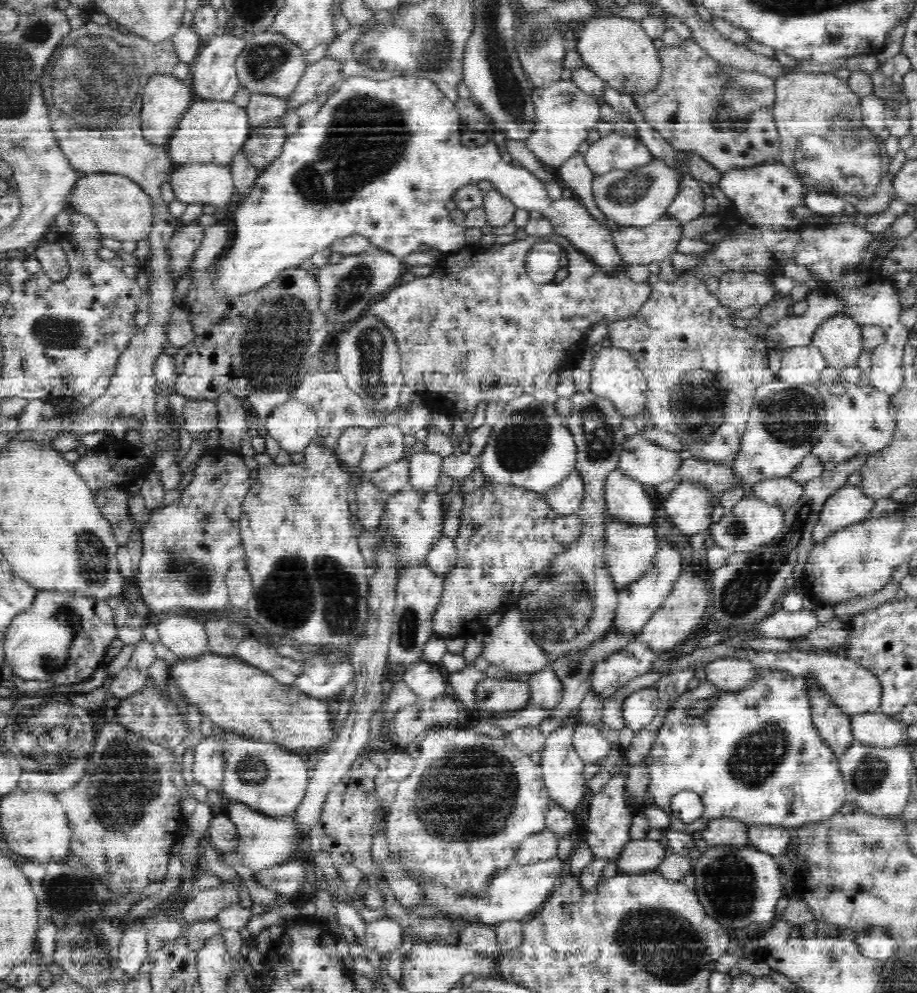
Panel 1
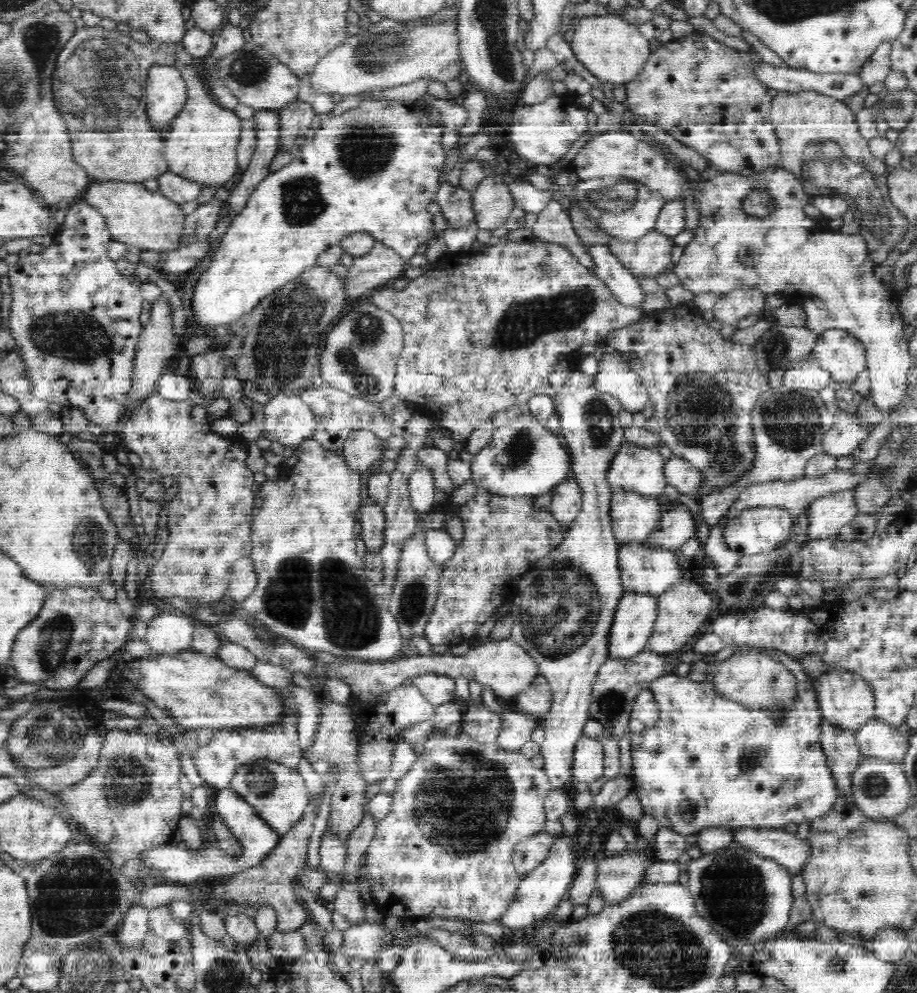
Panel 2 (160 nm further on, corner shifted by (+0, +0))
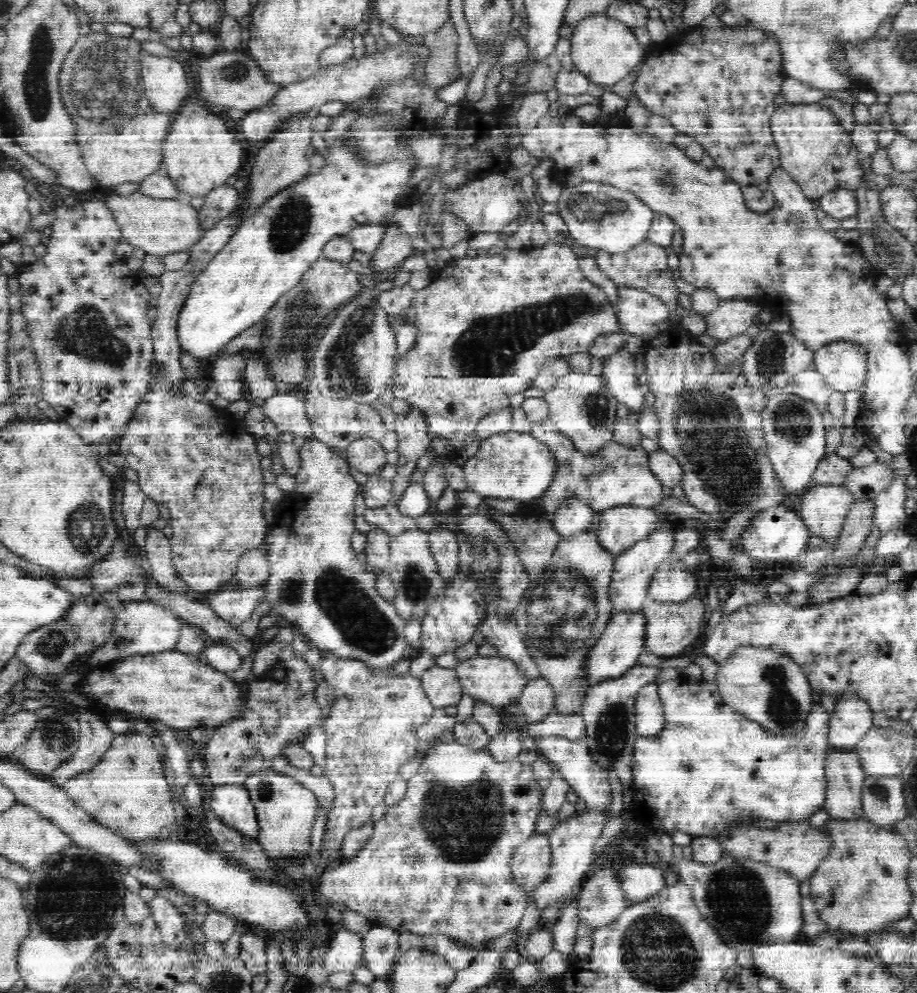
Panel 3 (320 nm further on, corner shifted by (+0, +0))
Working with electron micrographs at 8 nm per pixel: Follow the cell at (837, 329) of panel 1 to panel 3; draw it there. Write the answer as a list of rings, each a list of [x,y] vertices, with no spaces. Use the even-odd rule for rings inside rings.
[[[836,340],[815,351],[815,370],[833,390],[862,391],[867,375],[867,351],[851,341]]]

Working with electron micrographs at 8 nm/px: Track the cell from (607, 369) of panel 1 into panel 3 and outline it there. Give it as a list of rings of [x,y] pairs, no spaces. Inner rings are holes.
[[[620,350],[604,359],[602,381],[630,412],[640,413],[645,406],[644,391],[635,370],[635,356]]]

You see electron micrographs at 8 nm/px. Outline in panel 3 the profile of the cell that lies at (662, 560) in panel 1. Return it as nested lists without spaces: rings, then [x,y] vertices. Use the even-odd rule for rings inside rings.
[[[645,609],[639,610],[615,610],[611,619],[607,622],[599,641],[592,647],[589,654],[587,669],[591,680],[610,678],[624,674],[630,666],[634,666],[645,651],[647,637],[647,622]]]

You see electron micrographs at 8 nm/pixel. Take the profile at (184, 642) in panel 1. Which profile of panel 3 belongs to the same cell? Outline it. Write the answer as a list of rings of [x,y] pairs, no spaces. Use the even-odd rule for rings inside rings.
[[[152,600],[126,601],[124,609],[116,610],[119,621],[112,638],[102,648],[89,656],[88,666],[110,664],[116,660],[127,659],[130,655],[145,655],[176,649],[180,640],[181,628],[186,624],[173,611]]]

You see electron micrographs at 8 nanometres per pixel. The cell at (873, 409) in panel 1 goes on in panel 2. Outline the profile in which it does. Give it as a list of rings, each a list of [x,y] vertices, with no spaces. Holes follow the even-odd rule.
[[[837,406],[837,409],[833,414],[832,424],[822,438],[821,446],[824,454],[828,454],[835,459],[850,455],[858,446],[860,446],[860,444],[864,444],[864,442],[872,436],[872,431],[878,424],[872,426],[864,416],[858,416],[856,411],[857,410],[852,410],[852,412],[849,410],[841,410],[841,408]]]

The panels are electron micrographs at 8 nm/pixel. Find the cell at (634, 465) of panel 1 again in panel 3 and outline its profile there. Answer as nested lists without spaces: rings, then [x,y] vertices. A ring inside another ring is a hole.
[[[549,418],[532,423],[531,434],[546,443],[559,462],[559,474],[552,481],[550,488],[540,497],[542,505],[534,509],[534,513],[553,518],[558,504],[562,504],[562,500],[568,498],[570,494],[583,498],[590,508],[602,511],[622,504],[654,507],[665,497],[663,482],[652,472],[649,463],[651,454],[641,446],[628,447],[612,443],[595,457],[584,457],[574,449],[572,442]]]

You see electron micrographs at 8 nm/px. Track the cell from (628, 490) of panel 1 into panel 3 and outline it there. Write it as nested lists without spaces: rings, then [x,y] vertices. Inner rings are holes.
[[[622,504],[608,508],[601,512],[601,521],[599,522],[600,542],[616,557],[622,556],[623,552],[635,545],[635,542],[648,538],[649,534],[656,531],[662,519],[666,518],[658,513],[654,507]]]

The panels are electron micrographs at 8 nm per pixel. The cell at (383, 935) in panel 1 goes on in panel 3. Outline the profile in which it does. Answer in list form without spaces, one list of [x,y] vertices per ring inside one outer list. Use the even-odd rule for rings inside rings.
[[[336,926],[334,938],[331,940],[327,950],[323,951],[325,955],[324,967],[326,972],[329,974],[335,971],[355,971],[359,968],[360,964],[364,964],[362,960],[362,956],[365,955],[364,941],[364,935],[358,935],[358,933],[354,933],[346,928]]]

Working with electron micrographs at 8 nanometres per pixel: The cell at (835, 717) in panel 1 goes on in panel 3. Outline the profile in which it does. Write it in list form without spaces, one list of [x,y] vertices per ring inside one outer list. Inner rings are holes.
[[[826,746],[827,801],[824,810],[834,819],[863,818],[861,791],[866,777],[855,748]]]

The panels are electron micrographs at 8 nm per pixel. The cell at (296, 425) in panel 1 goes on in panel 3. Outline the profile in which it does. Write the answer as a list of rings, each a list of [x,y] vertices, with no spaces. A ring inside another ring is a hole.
[[[278,389],[274,396],[265,400],[263,410],[278,432],[290,434],[293,438],[314,438],[312,421],[298,392]]]

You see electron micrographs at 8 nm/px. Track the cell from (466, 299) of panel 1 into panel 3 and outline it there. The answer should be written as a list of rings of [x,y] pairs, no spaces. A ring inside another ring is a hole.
[[[548,240],[540,247],[529,245],[520,250],[506,247],[497,251],[479,252],[476,256],[452,257],[448,260],[447,265],[433,272],[431,282],[421,290],[414,290],[409,283],[386,291],[369,290],[373,293],[379,306],[396,322],[396,325],[404,328],[409,327],[409,324],[414,324],[413,335],[416,336],[413,340],[414,346],[398,358],[398,365],[392,380],[392,392],[395,398],[402,398],[402,400],[408,401],[416,409],[422,411],[426,417],[427,427],[432,438],[443,437],[450,440],[455,451],[463,449],[475,441],[474,428],[483,416],[510,408],[510,396],[522,394],[526,392],[526,389],[534,387],[534,382],[542,372],[544,364],[552,362],[551,359],[553,358],[560,358],[560,356],[568,358],[571,354],[589,351],[592,344],[600,336],[618,332],[620,326],[622,326],[620,315],[618,315],[614,305],[608,301],[604,290],[583,275],[578,266],[577,256],[572,251],[570,241],[558,243]],[[410,306],[414,306],[416,311],[414,318],[408,318]]]

